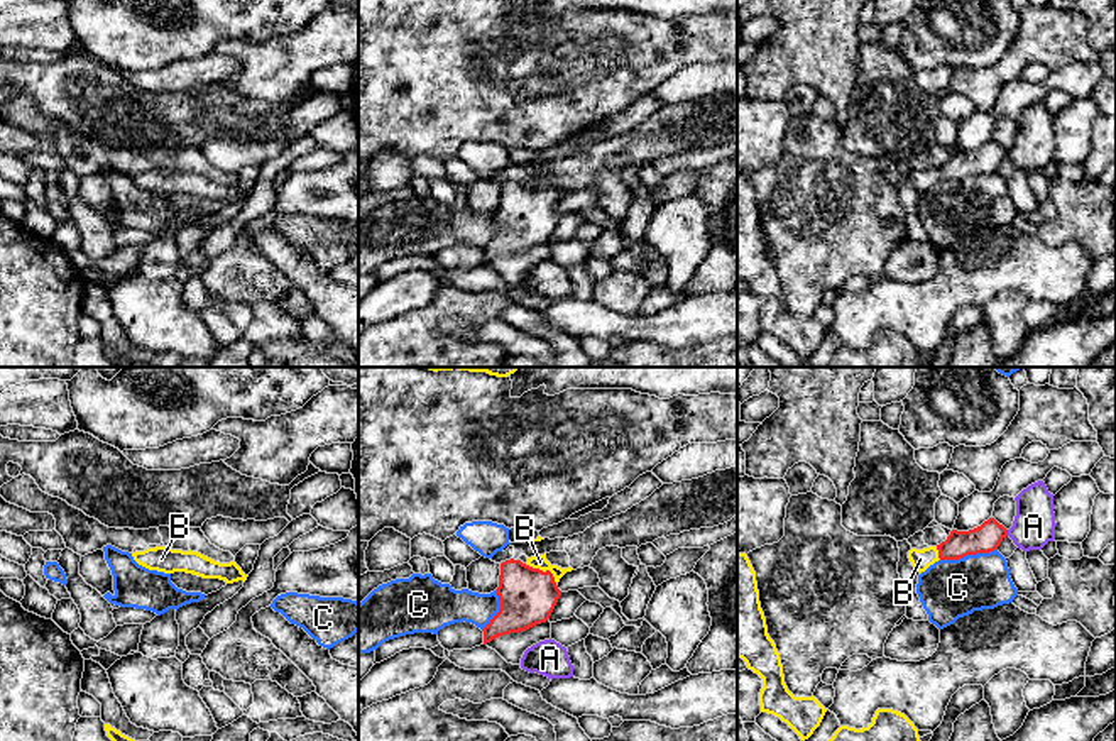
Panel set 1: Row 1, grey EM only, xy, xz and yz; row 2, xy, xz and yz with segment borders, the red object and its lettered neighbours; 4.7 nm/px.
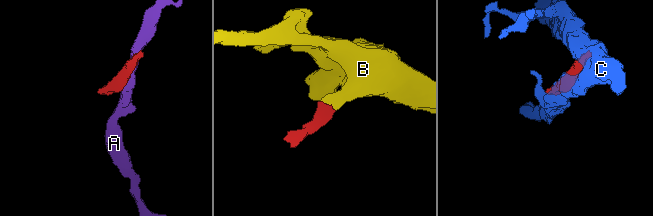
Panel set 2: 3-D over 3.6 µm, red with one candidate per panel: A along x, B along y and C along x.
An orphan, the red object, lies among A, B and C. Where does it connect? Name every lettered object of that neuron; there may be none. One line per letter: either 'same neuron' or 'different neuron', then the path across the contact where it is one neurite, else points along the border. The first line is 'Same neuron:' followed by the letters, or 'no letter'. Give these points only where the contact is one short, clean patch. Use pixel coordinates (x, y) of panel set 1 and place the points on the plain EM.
Same neuron: B
A: different neuron
B: same neuron | across xz (528, 217), (541, 192), (540, 183)
C: different neuron | along yz (996, 170), (986, 175), (968, 175), (940, 181)

